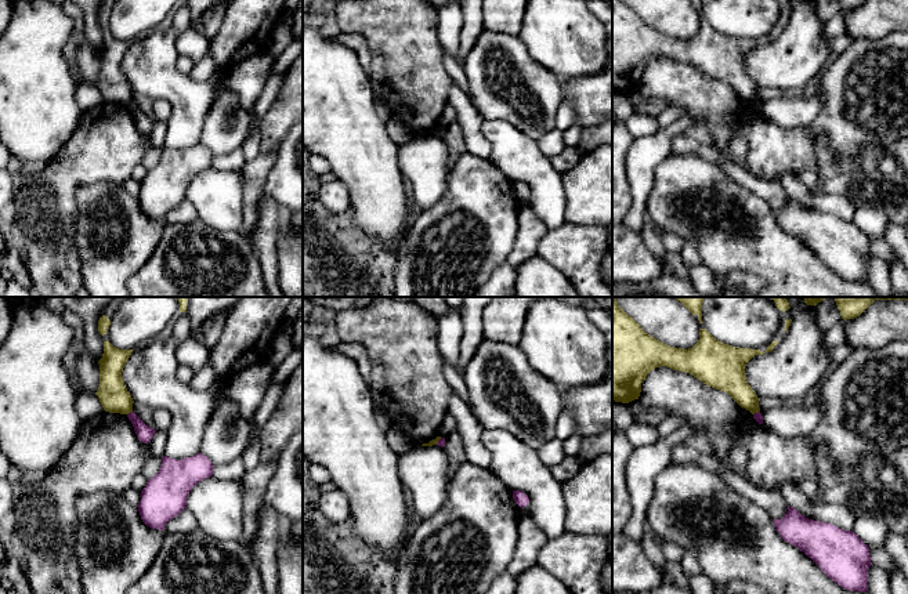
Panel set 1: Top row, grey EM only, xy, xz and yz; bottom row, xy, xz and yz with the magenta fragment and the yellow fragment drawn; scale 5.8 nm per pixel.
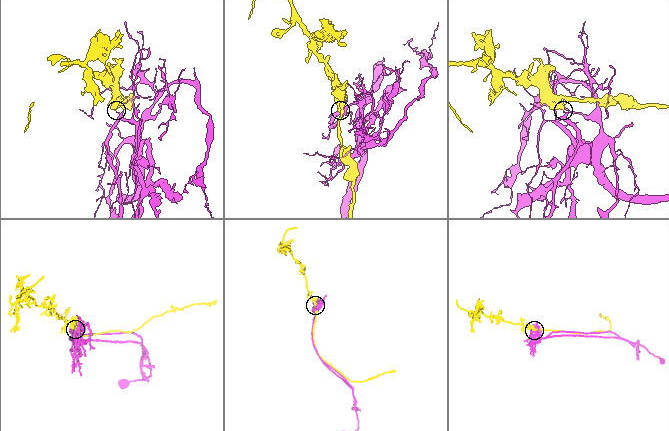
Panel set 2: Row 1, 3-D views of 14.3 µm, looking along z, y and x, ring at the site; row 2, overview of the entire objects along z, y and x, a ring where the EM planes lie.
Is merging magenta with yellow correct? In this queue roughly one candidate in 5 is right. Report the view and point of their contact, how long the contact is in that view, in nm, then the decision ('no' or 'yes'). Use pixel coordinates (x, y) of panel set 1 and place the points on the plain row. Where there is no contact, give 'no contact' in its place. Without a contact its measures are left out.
xy (129, 104) | 40 nm | no

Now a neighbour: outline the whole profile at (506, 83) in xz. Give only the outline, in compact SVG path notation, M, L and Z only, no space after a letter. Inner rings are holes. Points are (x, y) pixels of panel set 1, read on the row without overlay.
M484 29L462 66L471 90L473 106L484 120L509 122L532 141L556 128L557 111L564 101L561 79L529 55L520 36Z

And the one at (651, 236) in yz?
M650 220L644 221L641 238L648 250L662 261L662 275L674 274L673 267L666 260L666 249L663 246L661 233L655 229Z

